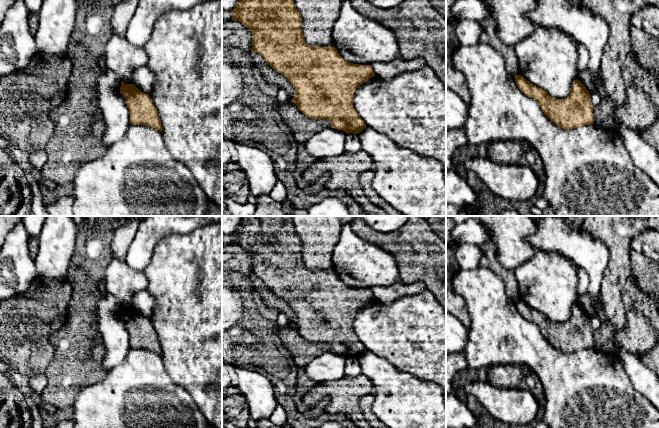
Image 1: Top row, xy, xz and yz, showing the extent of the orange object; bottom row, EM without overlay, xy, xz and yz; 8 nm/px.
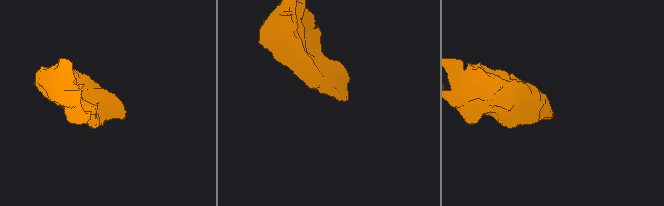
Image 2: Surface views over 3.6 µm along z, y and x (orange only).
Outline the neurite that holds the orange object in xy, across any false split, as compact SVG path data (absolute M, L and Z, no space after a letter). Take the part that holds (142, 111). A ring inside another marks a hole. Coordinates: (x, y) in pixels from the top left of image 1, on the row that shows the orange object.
M121 82L120 93L127 102L130 124L142 125L162 131L158 111L149 95L141 92L134 84Z

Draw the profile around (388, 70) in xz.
M400 56L396 57L390 62L376 62L371 64L371 67L375 73L375 76L388 80L393 78L397 74L405 73L408 71L418 70L426 65L426 62L422 58L416 58L413 60L405 60Z

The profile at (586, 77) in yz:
M588 68L579 74L578 80L586 87L590 94L595 93L595 76Z

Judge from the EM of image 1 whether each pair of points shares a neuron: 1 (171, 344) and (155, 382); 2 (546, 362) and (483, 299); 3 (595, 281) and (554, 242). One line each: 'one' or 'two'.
1: two
2: one
3: one

